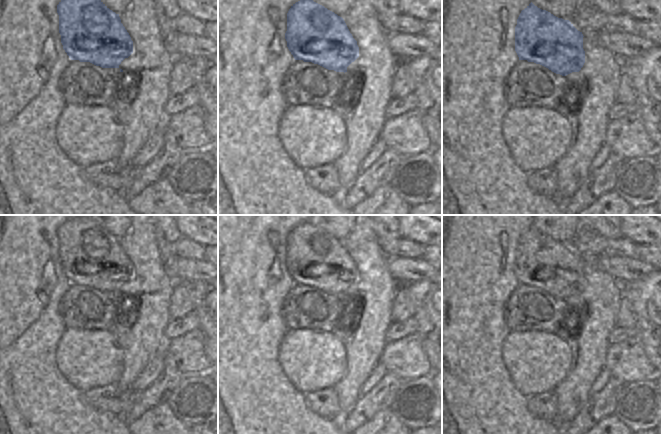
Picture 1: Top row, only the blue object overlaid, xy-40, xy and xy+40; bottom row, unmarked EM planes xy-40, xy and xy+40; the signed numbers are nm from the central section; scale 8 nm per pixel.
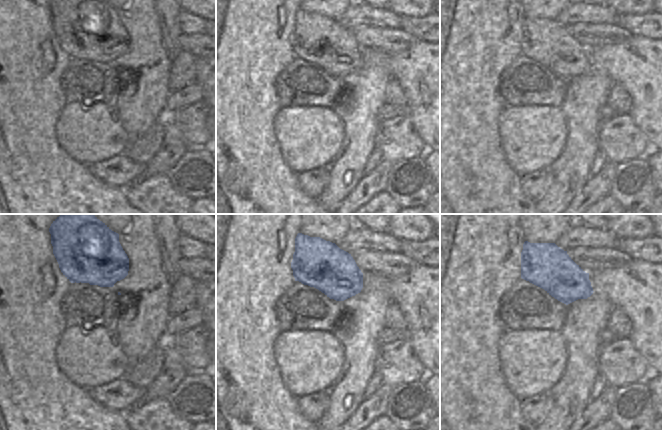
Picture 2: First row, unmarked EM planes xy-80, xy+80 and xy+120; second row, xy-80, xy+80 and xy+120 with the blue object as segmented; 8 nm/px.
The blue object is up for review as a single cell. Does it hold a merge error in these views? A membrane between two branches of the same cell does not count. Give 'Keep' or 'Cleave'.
Keep

